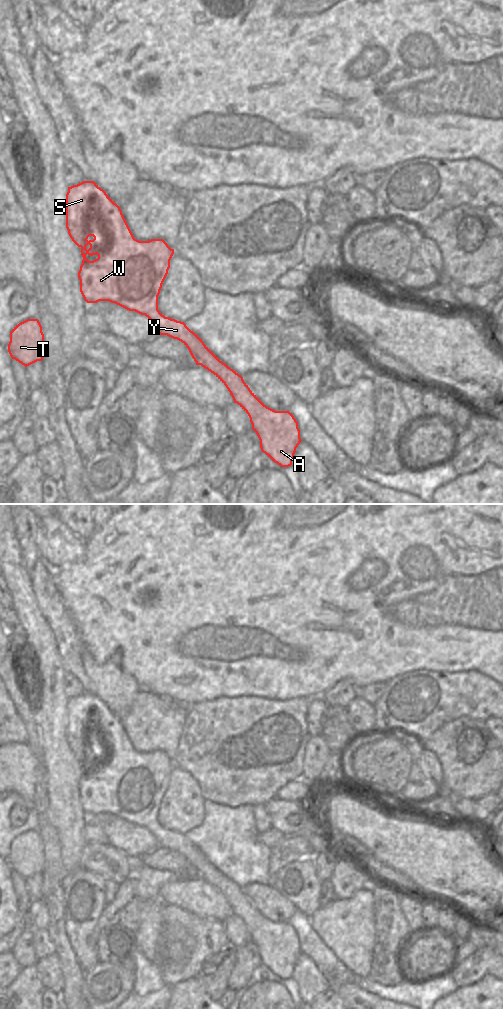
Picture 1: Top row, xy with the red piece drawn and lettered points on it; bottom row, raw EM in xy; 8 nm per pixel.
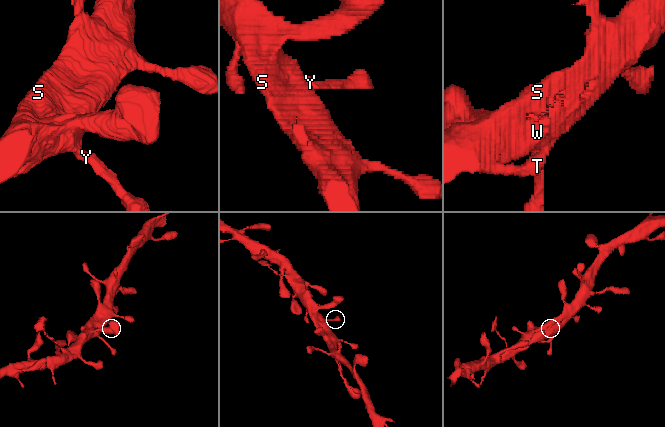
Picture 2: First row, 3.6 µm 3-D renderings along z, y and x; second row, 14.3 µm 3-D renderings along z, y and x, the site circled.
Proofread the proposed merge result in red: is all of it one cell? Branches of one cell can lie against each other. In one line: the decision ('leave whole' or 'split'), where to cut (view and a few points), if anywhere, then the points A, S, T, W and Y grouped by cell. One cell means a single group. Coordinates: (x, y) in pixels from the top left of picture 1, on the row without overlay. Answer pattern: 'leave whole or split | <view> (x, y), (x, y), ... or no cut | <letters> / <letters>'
leave whole | no cut | A S T W Y

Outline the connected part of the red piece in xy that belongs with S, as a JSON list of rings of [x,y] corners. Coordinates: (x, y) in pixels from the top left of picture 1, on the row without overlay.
[[[83,693],[68,699],[66,706],[66,740],[72,753],[81,760],[83,769],[78,790],[80,804],[87,815],[109,813],[129,823],[145,827],[160,847],[181,853],[196,877],[213,885],[228,901],[234,915],[249,928],[252,941],[260,952],[260,960],[281,979],[289,979],[302,953],[298,934],[289,923],[267,919],[244,894],[243,889],[223,875],[184,834],[165,829],[158,822],[158,808],[174,766],[163,751],[139,753],[134,750],[120,719],[94,693]]]

